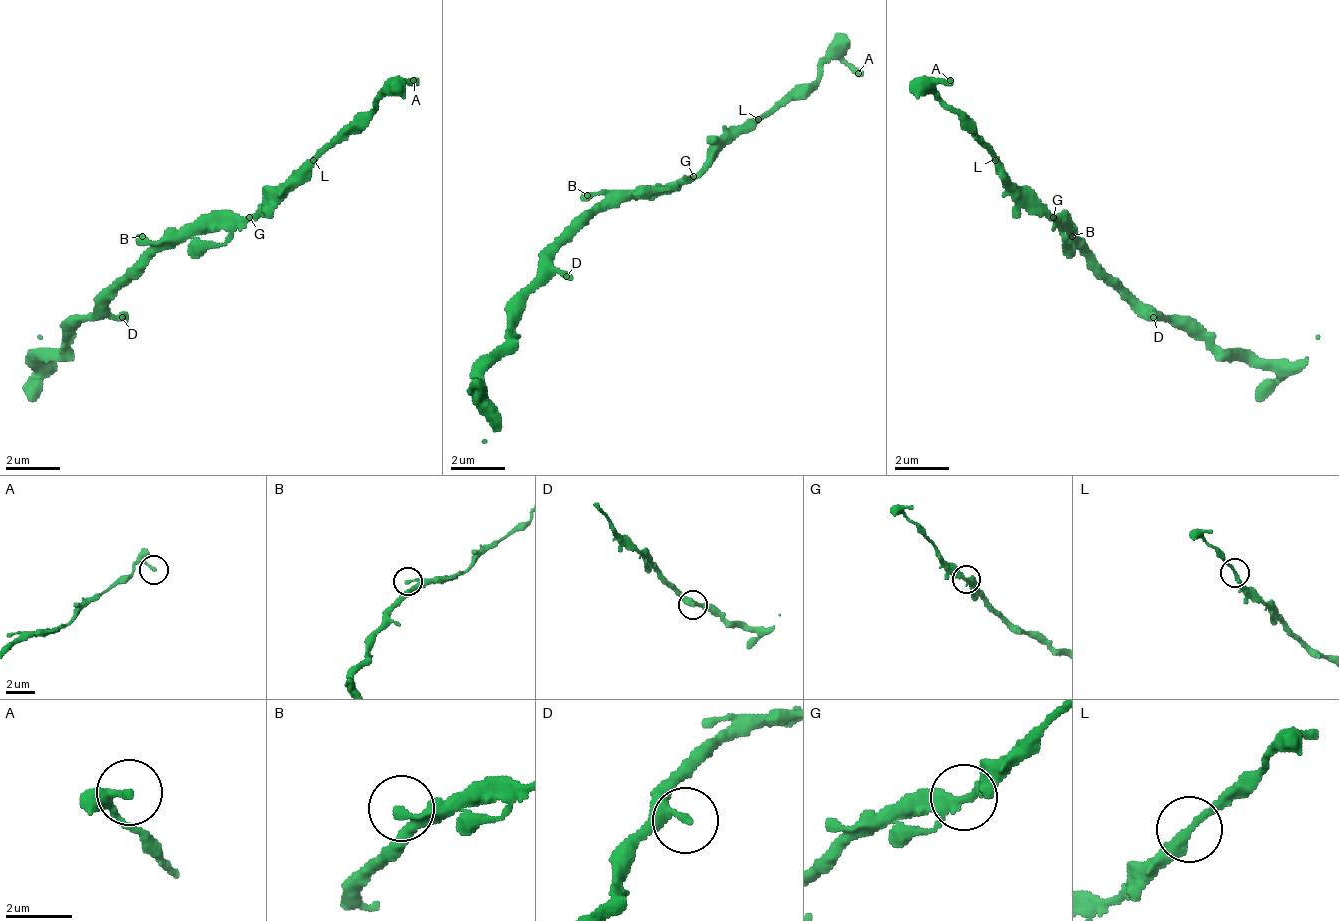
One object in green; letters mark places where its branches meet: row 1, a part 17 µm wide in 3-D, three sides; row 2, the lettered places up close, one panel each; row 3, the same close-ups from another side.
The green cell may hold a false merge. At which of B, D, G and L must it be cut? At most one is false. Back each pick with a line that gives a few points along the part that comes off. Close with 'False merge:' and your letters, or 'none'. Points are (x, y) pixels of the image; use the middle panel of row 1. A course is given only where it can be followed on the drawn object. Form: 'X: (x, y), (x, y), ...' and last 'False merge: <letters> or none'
False merge: none

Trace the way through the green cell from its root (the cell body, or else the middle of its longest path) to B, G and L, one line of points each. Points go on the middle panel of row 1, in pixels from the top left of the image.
B: (620, 202), (593, 202), (587, 195)
G: (620, 202), (627, 202), (634, 195), (648, 195), (654, 188), (675, 188), (695, 175)
L: (620, 202), (688, 182), (756, 121)

